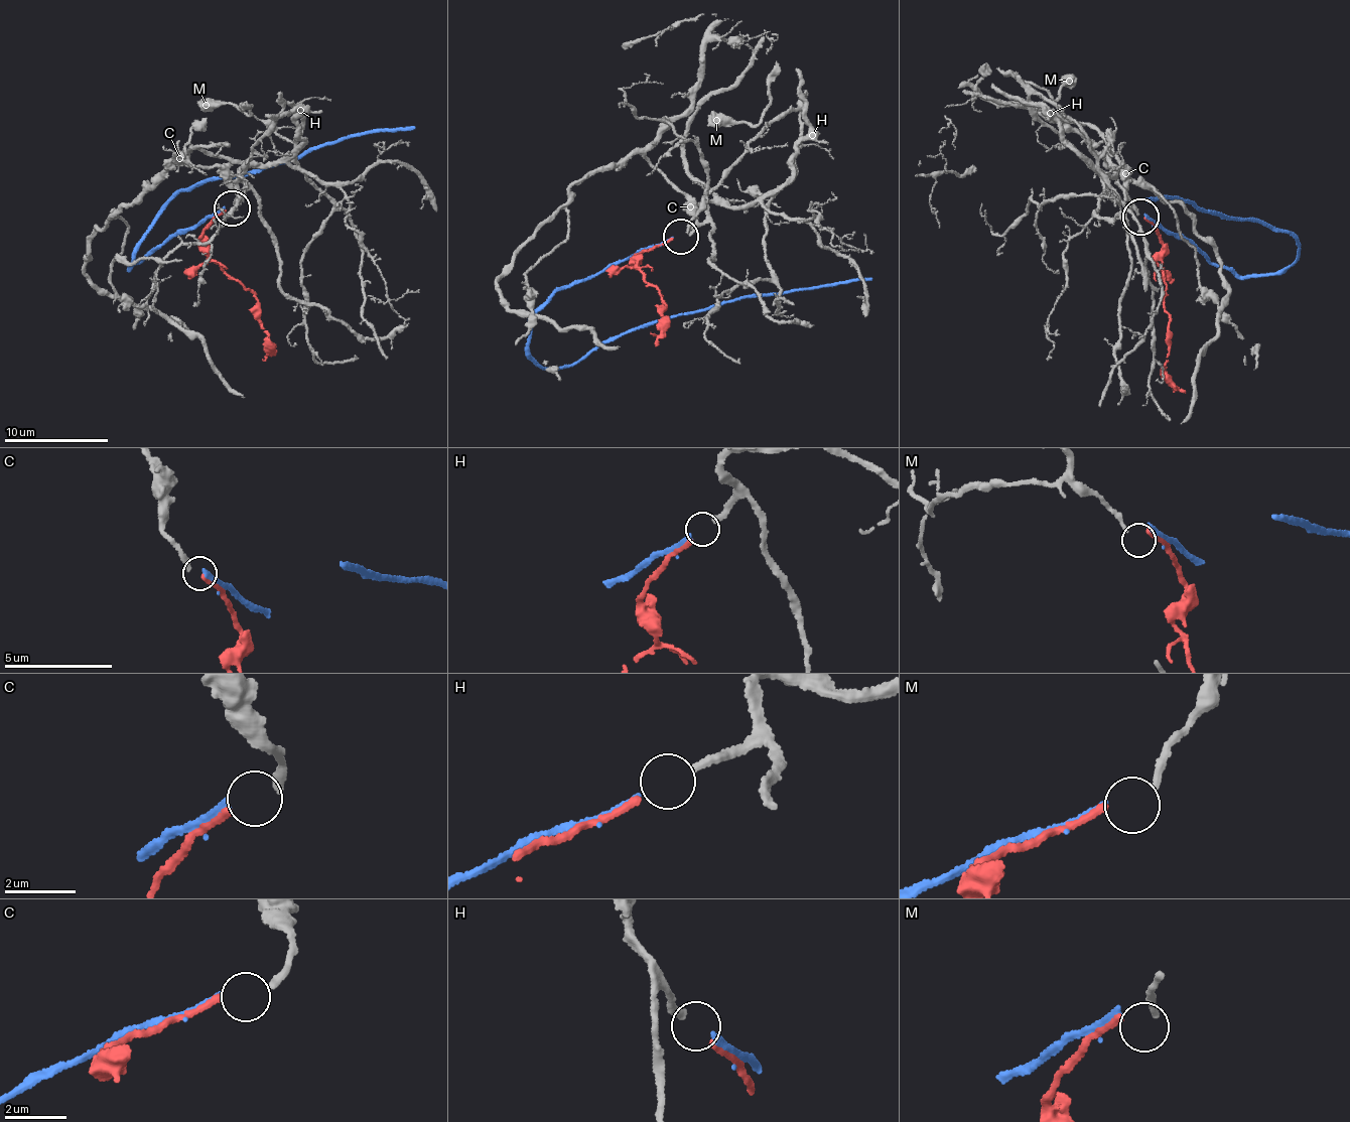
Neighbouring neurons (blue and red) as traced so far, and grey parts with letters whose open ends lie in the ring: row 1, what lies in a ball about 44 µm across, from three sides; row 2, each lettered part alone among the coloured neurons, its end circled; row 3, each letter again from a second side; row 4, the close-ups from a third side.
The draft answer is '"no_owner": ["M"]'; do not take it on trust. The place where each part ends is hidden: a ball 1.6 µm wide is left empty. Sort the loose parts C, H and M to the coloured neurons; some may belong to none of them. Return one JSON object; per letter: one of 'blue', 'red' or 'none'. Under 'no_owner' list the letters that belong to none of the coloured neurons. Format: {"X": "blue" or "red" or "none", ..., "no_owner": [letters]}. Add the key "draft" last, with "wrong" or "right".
{"C": "red", "H": "blue", "M": "none", "no_owner": ["M"], "draft": "right"}

